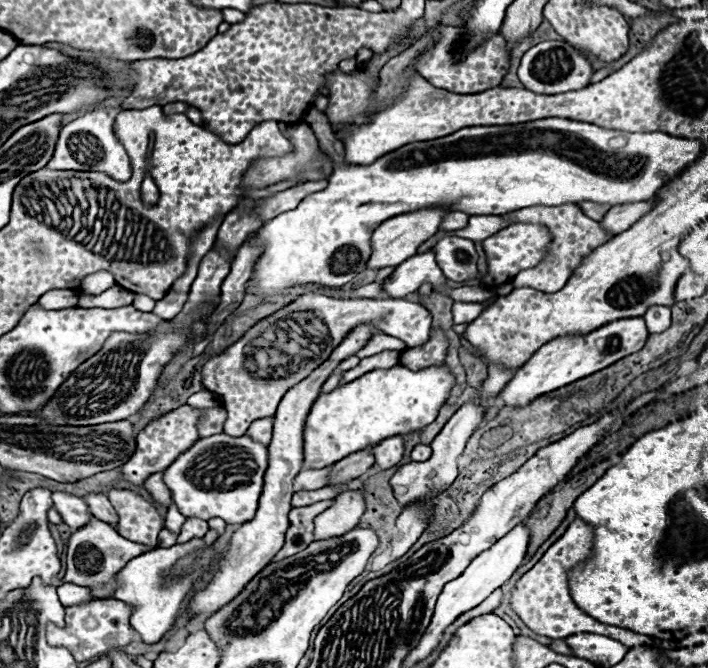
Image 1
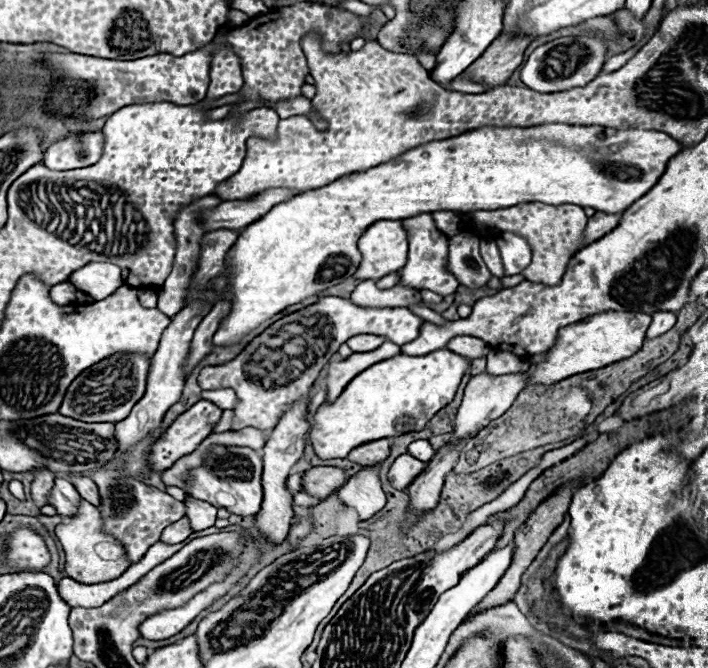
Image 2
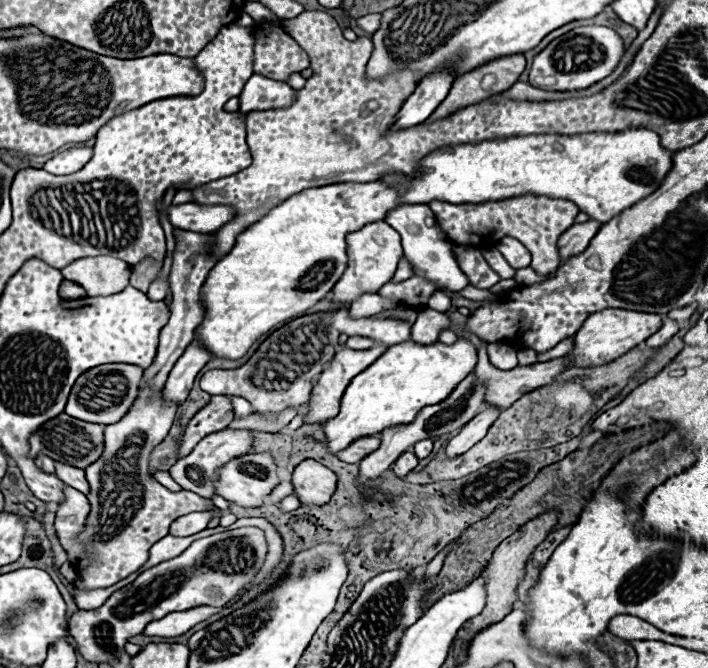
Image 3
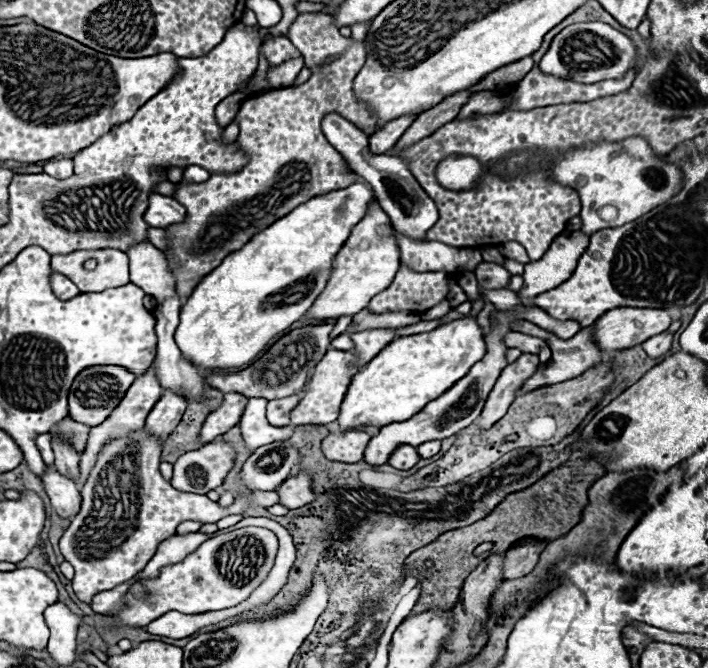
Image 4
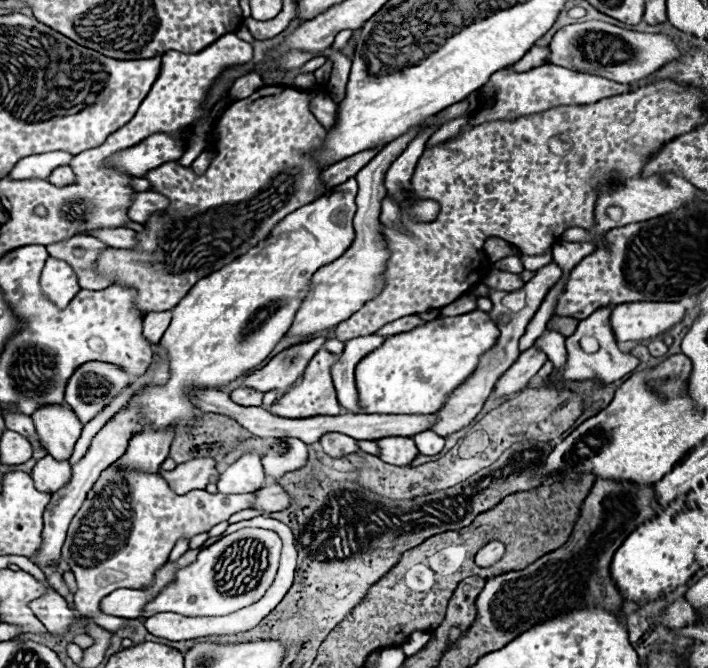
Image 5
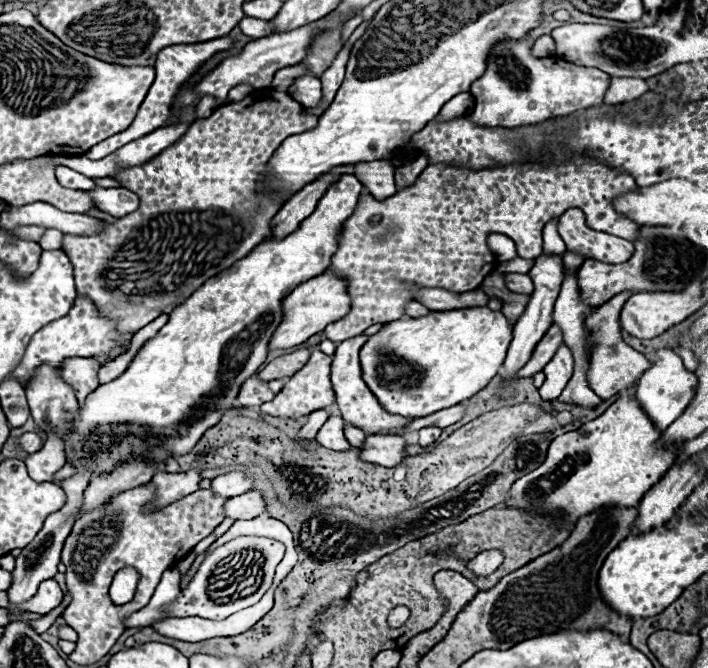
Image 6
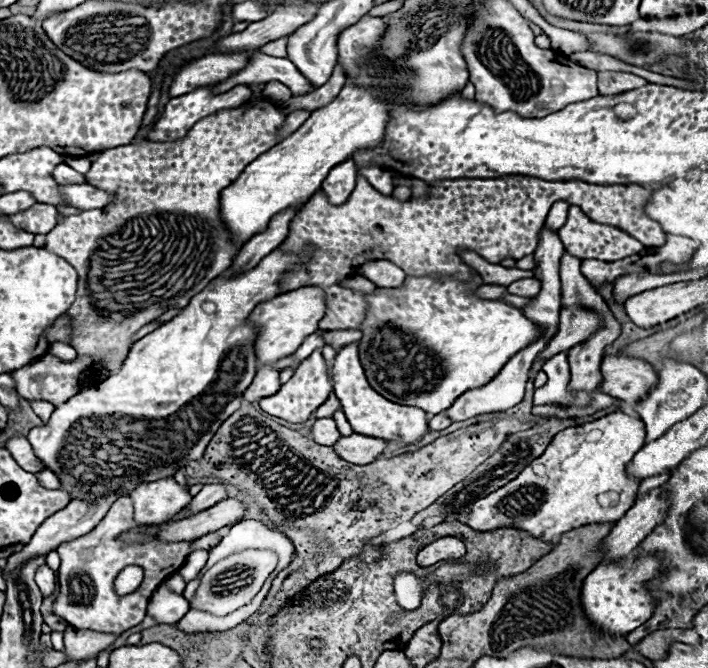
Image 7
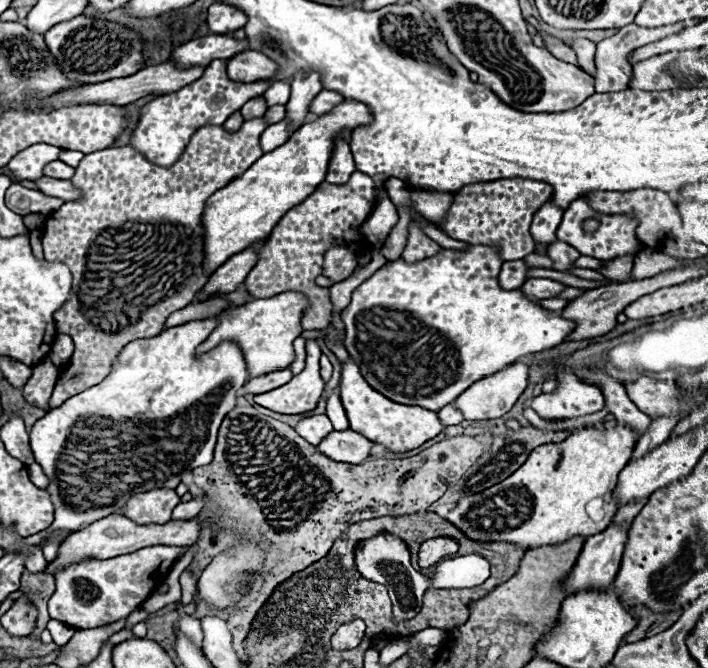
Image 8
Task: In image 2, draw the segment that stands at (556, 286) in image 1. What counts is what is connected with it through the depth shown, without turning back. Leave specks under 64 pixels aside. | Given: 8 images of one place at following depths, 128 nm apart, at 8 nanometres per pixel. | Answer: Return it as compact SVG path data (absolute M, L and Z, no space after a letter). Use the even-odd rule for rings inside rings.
M526 202L526 204L502 208L502 210L466 212L462 214L462 220L464 220L464 226L472 226L472 220L474 220L474 226L480 228L486 236L490 236L490 230L492 230L492 238L500 232L516 232L524 236L532 246L532 264L528 266L528 274L522 274L522 276L524 280L536 282L536 284L548 284L548 286L560 284L566 272L568 260L576 254L576 250L582 250L584 246L588 246L584 240L584 228L588 224L588 218L584 210L576 204L548 206L542 202Z

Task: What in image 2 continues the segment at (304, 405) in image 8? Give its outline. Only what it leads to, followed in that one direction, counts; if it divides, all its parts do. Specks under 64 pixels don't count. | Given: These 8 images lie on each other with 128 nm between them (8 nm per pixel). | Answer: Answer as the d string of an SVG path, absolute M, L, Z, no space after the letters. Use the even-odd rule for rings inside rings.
M384 342L380 348L364 354L352 354L348 360L342 362L330 362L328 364L328 374L326 374L326 390L328 390L328 402L334 402L340 392L348 386L352 376L360 374L364 368L370 364L376 364L380 360L388 360L388 356L396 356L400 352L400 346L392 342Z

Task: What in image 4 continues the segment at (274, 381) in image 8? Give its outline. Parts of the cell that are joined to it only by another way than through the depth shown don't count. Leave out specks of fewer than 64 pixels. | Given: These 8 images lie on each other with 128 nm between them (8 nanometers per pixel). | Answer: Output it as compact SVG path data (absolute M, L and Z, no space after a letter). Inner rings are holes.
M236 392L224 394L220 408L212 410L212 414L208 414L208 418L204 420L204 424L200 428L200 442L202 444L212 442L216 436L220 436L220 434L228 432L232 426L236 426L240 422L246 402L248 402L248 398L240 396Z

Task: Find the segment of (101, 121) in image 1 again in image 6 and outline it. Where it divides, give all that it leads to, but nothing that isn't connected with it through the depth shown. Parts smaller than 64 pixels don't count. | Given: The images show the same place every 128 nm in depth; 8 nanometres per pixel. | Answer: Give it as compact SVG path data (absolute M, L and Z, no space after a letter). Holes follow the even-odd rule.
M58 166L58 168L54 170L54 174L56 174L56 180L58 180L60 184L64 184L64 188L88 190L88 188L94 188L94 186L96 186L92 178L86 178L84 174L74 172L74 170L66 168L66 166Z

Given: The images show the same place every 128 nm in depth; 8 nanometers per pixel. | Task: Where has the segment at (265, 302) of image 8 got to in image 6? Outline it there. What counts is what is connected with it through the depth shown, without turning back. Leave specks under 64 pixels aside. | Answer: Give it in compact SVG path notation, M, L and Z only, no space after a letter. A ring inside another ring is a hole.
M324 272L320 276L314 276L310 280L300 282L284 300L282 300L282 308L284 308L284 320L282 324L276 328L276 332L272 334L270 340L270 350L274 348L292 348L302 344L304 340L308 340L310 336L322 332L328 324L344 318L350 308L350 294L348 294L348 284L344 280L344 276L334 274L334 272Z

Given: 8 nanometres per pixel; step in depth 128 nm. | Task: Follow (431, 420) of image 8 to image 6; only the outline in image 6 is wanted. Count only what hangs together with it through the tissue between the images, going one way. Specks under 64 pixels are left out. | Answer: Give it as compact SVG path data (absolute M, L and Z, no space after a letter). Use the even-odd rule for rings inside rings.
M356 336L338 344L336 354L334 354L334 362L332 362L332 386L334 386L334 392L336 392L336 398L338 398L338 408L342 412L342 418L348 424L354 424L354 426L362 428L366 434L380 434L380 432L382 434L388 434L390 430L400 430L412 418L388 414L378 404L376 396L364 384L362 372L360 372L359 351L368 338L368 336Z

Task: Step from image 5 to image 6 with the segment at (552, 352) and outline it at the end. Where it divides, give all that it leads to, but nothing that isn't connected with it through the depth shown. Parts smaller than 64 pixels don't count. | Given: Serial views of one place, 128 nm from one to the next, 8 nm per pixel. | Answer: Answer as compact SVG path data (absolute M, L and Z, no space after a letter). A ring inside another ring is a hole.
M562 344L556 356L550 360L550 372L546 372L546 382L540 386L540 396L544 400L556 400L564 390L564 386L568 384L572 372L574 372L572 350L566 344Z

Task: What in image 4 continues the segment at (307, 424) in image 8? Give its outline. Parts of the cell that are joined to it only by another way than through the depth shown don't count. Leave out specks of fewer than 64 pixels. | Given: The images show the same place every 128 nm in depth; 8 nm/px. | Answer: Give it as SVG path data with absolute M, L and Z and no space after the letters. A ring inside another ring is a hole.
M350 430L346 434L328 434L322 442L322 452L328 460L344 462L344 464L356 464L362 460L364 448L372 436L368 432Z

